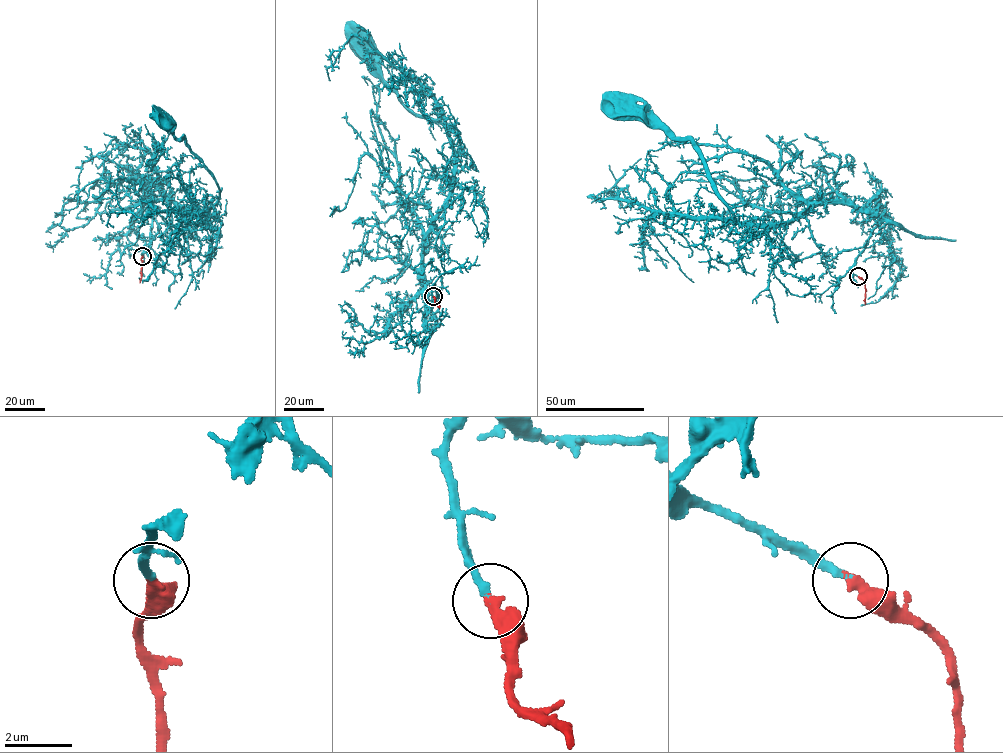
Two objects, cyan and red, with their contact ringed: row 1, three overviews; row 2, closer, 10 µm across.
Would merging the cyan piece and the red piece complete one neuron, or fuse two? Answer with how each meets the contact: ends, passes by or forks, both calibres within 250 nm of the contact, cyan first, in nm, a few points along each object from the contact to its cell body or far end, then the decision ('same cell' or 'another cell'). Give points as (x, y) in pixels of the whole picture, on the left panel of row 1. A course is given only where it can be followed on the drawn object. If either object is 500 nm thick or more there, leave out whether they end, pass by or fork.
cyan ends | red ends | 220/400 nm | cyan via (141, 256), (152, 224), (150, 185), (200, 210), (213, 206), (220, 188), (185, 140), (177, 139), (163, 120) | red via (141, 256), (139, 283) | same cell

